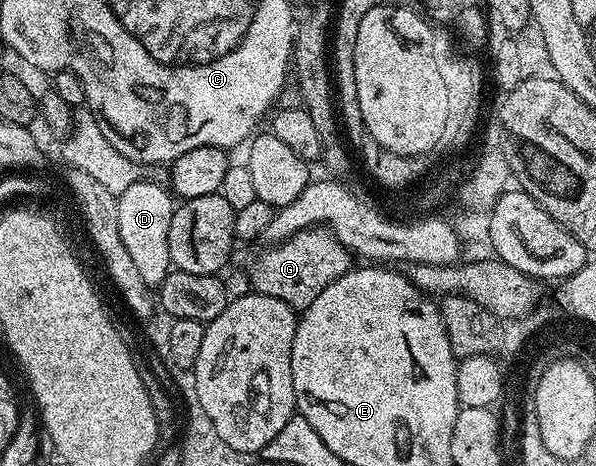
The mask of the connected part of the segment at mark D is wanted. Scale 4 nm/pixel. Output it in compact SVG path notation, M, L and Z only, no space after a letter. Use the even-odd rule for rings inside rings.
M142 178L136 180L131 186L127 186L127 190L123 190L121 195L117 197L119 235L123 238L123 243L127 246L127 251L131 254L132 261L135 262L140 277L149 286L161 285L163 278L171 270L169 251L167 250L167 230L171 226L175 200L170 189L164 183L161 184L156 184L155 181L148 180L148 178Z

